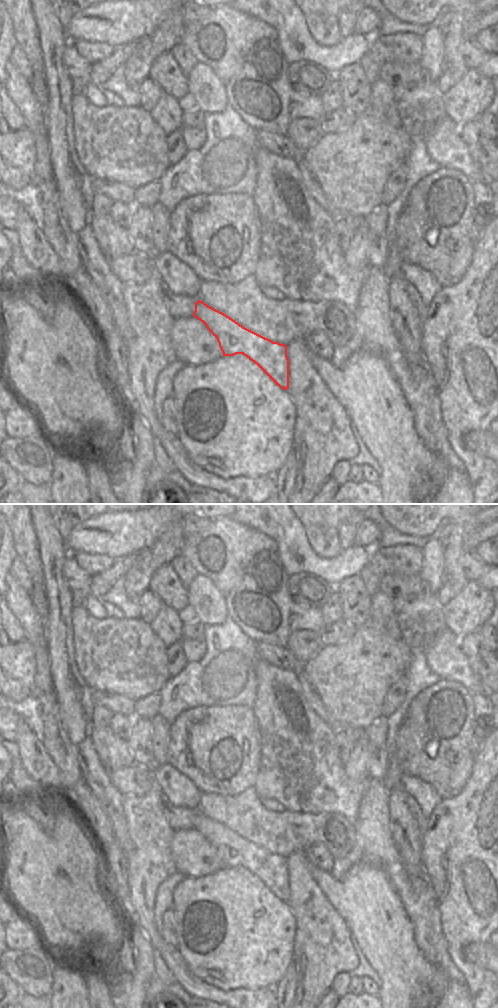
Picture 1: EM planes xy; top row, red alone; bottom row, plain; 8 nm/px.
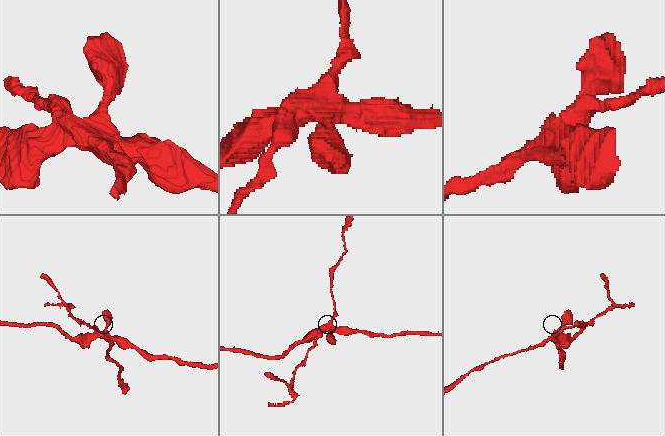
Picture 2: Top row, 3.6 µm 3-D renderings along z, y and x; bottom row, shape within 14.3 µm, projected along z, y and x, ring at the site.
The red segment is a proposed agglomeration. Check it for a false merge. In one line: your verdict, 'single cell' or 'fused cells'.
fused cells

